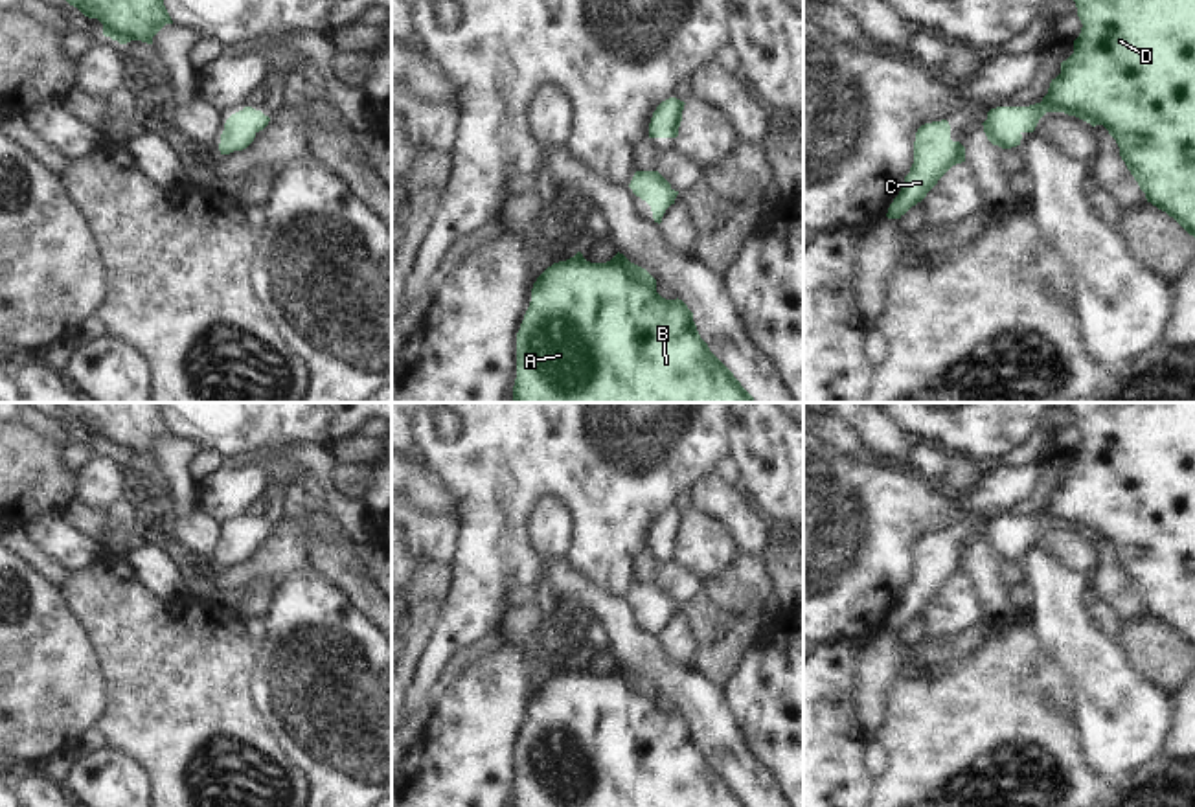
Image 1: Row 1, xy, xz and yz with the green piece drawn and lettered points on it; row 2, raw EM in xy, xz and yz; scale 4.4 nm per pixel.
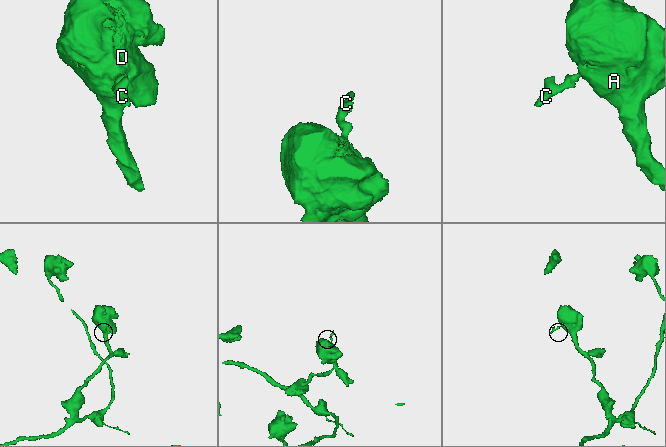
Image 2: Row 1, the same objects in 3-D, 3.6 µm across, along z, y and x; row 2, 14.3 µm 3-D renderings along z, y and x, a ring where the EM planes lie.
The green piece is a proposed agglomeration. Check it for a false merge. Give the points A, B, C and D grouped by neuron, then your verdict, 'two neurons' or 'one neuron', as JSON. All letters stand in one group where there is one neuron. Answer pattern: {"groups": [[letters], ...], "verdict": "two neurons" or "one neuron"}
{"groups": [["A", "B", "C", "D"]], "verdict": "one neuron"}

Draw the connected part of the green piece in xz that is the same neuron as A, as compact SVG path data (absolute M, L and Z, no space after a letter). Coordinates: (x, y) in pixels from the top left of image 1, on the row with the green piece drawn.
M577 252L548 267L533 283L531 301L517 333L517 379L513 403L756 403L734 373L710 351L682 300L666 300L656 292L656 279L642 267L616 254L607 263L590 263Z

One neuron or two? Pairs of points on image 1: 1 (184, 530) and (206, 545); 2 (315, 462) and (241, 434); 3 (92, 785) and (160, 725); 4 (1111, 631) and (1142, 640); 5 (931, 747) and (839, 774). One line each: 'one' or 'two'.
1: one
2: two
3: two
4: two
5: two

